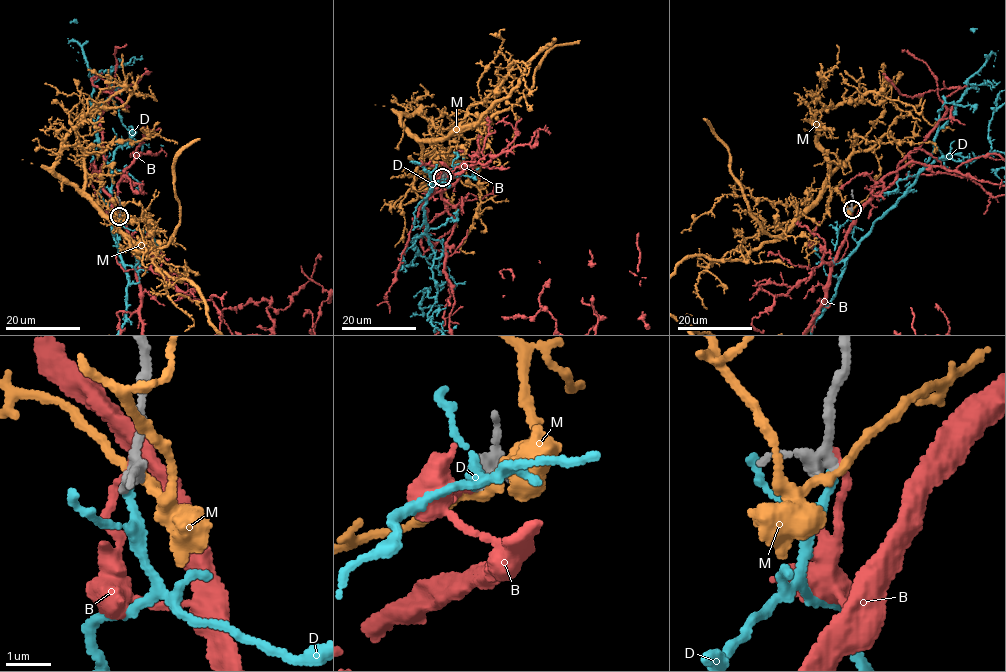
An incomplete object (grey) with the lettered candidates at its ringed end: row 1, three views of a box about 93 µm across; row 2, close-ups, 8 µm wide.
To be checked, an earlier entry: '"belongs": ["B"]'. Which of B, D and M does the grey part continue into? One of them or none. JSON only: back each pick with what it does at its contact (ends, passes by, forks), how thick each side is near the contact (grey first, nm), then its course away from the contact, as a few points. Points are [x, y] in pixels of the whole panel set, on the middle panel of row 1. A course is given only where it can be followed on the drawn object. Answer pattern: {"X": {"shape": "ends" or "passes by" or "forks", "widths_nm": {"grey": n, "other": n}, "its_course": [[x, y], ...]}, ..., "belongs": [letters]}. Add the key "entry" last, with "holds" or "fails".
{"D": {"shape": "ends", "widths_nm": {"grey": 260, "other": 190}, "its_course": [[441, 178], [423, 208], [437, 293], [428, 297], [425, 288], [422, 313], [414, 314]]}, "belongs": ["D"], "entry": "fails"}

